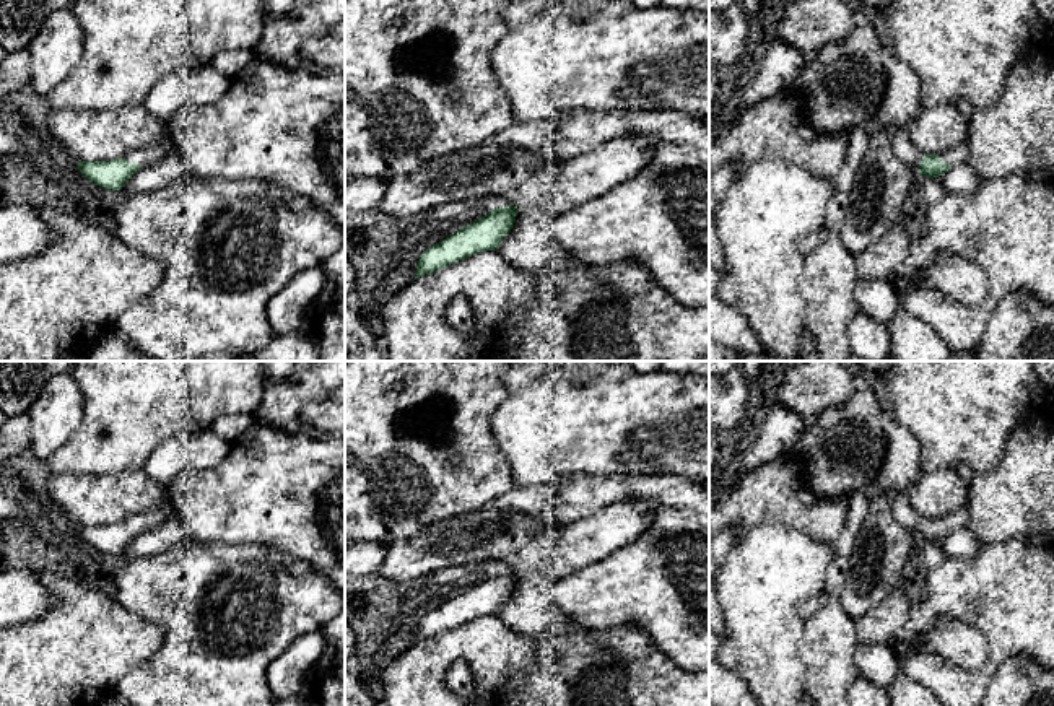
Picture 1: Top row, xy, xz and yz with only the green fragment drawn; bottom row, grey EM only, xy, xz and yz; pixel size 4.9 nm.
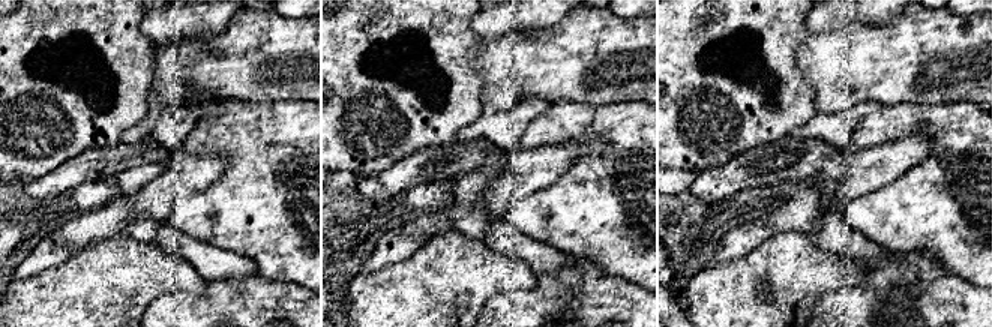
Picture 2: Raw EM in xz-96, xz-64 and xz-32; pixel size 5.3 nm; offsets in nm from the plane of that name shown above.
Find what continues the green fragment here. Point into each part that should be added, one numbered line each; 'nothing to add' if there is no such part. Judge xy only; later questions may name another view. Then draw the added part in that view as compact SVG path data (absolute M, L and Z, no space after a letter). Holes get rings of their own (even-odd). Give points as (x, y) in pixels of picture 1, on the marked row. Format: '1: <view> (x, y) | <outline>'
1: xy (200, 85) | M211 63L182 67L168 73L145 98L143 106L151 115L166 120L166 135L161 142L130 151L122 156L142 168L159 161L174 146L168 132L168 120L187 106L205 106L218 101L229 88L231 80L216 72Z

